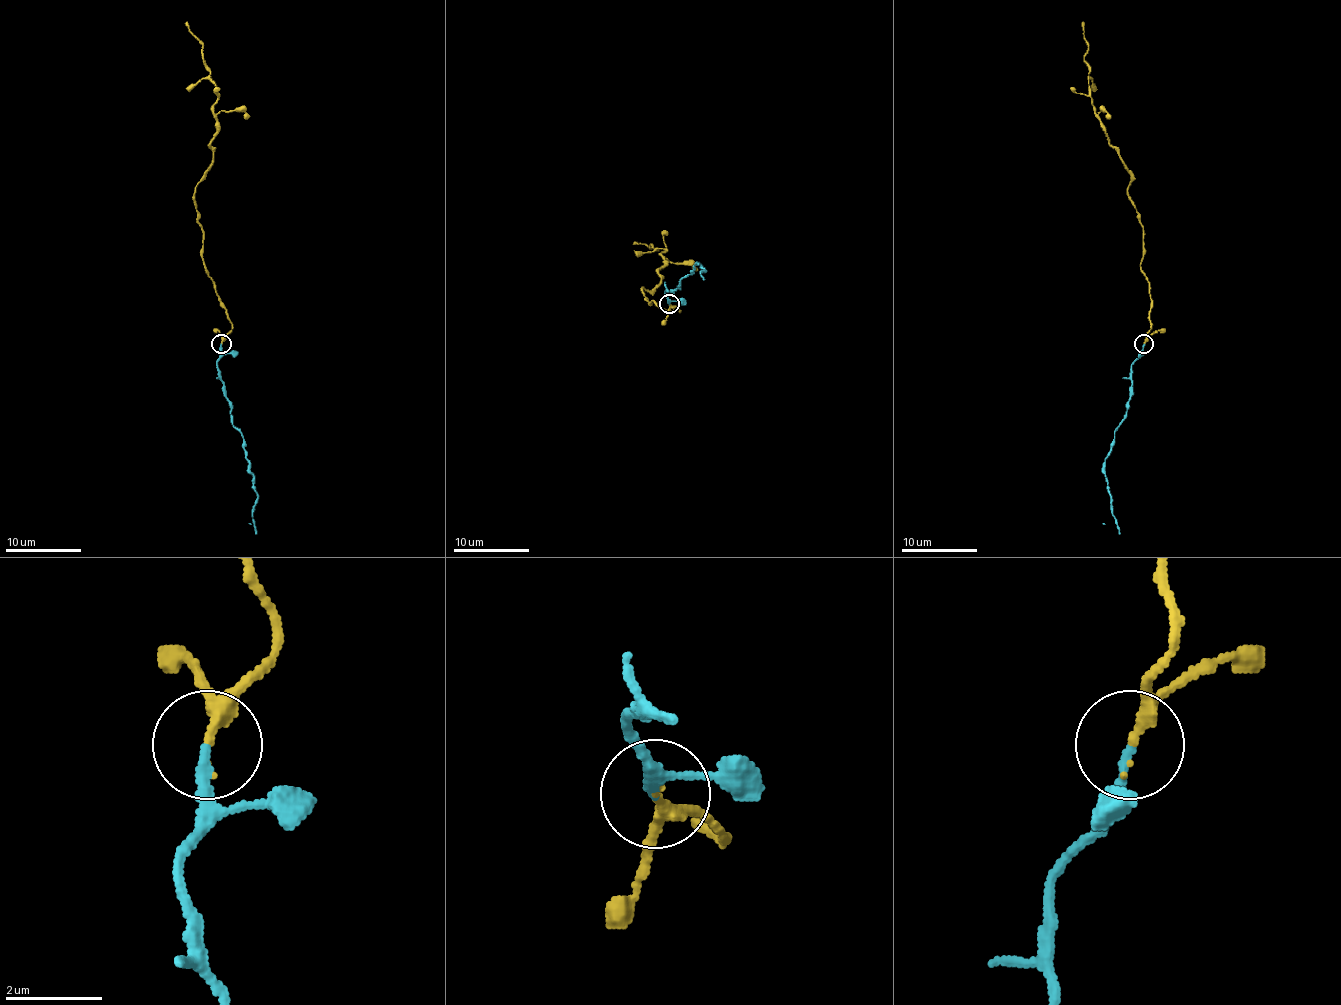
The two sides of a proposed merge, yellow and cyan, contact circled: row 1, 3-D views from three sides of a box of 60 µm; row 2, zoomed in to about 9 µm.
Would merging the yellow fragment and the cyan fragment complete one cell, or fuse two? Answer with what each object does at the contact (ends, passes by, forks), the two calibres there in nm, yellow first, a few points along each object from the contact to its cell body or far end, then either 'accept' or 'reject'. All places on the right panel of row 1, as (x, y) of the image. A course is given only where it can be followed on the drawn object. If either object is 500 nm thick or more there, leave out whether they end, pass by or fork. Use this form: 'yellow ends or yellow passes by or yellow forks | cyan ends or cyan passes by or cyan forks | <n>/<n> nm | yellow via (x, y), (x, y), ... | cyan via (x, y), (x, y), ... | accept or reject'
yellow passes by | cyan ends | 190/200 nm | yellow via (1144, 343), (1150, 282), (1140, 269), (1142, 229), (1127, 187), (1131, 172), (1095, 113), (1083, 21) | cyan via (1144, 343), (1142, 355), (1131, 370), (1127, 416), (1114, 433), (1112, 450), (1104, 463), (1112, 515), (1119, 534) | accept

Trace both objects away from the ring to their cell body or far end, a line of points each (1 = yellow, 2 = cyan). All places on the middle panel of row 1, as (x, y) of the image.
1: (669, 304), (680, 310), (663, 310), (642, 293), (661, 281), (665, 251), (634, 243)
2: (669, 304), (665, 291), (678, 287), (697, 264), (705, 270), (701, 272), (705, 279)

